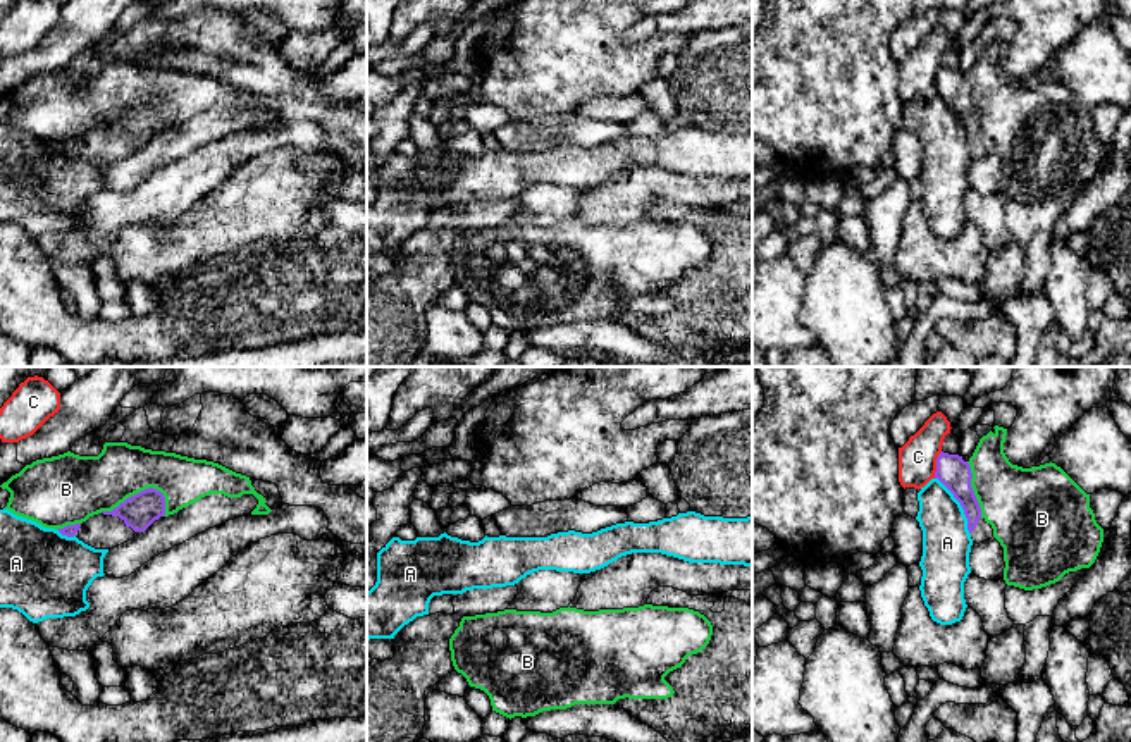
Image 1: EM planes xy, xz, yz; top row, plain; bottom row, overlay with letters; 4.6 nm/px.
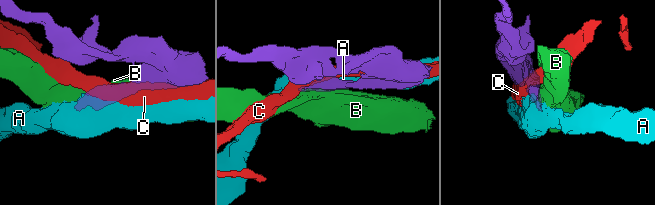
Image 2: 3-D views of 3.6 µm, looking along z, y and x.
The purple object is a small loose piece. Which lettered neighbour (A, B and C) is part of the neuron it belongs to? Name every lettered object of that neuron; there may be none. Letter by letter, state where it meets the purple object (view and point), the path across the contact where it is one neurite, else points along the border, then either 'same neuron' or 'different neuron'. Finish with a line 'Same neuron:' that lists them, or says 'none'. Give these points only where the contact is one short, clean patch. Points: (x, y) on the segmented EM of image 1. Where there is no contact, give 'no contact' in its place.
A: meets purple in yz at (961, 505); different neuron
B: meets purple in xy at (135, 494); different neuron
C: meets purple in yz at (937, 465); different neuron
Same neuron: none

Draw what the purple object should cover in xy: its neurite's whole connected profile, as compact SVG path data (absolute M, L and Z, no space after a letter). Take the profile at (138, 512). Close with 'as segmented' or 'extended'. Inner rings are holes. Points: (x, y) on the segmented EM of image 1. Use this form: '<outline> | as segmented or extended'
M145 489L112 511L102 511L83 523L59 529L62 535L77 537L95 549L114 549L146 530L155 520L165 515L165 498L160 491Z | extended

